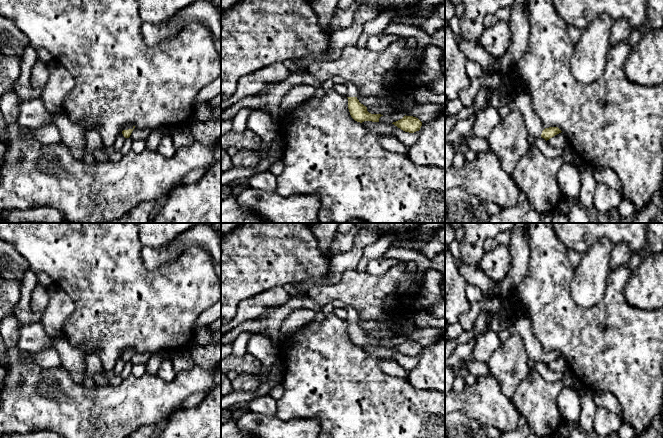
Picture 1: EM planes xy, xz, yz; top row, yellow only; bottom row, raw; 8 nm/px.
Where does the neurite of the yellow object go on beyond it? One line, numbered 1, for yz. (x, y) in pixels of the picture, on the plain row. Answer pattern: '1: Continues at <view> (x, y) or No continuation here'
1: Continues at yz (519, 324)

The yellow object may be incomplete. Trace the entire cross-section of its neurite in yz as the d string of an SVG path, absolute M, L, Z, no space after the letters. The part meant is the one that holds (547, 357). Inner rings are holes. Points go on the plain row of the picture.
M516 313L509 319L507 329L511 335L519 335L524 342L525 349L530 359L542 361L546 365L562 355L558 351L545 352L533 333L529 318L523 313Z

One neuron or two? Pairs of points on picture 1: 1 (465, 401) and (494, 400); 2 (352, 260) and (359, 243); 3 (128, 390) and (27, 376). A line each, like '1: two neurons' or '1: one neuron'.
1: one neuron
2: one neuron
3: one neuron

